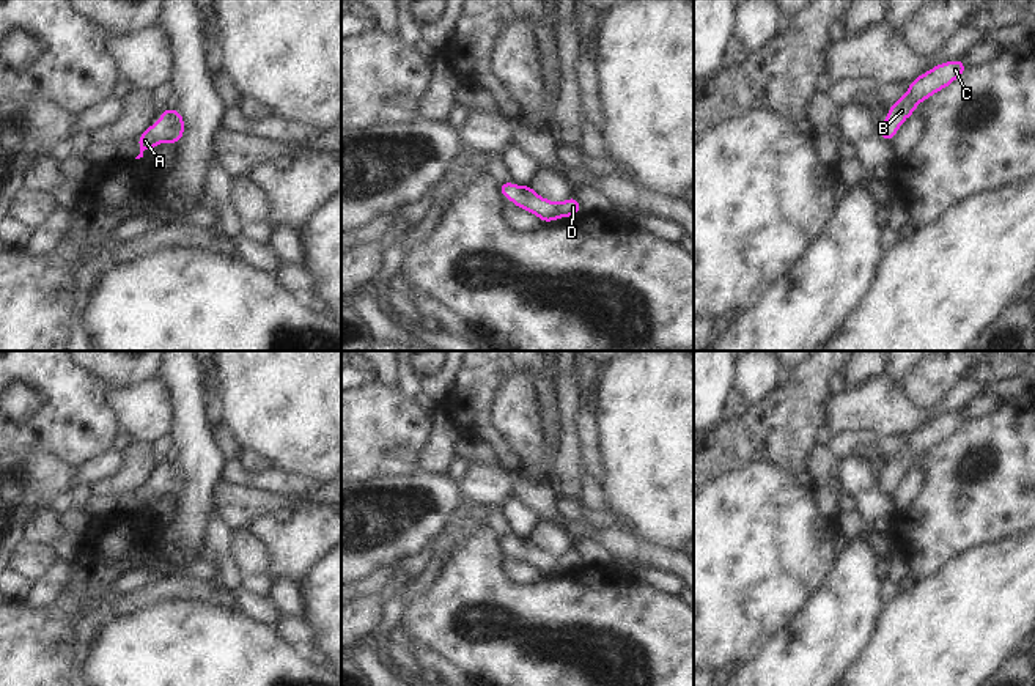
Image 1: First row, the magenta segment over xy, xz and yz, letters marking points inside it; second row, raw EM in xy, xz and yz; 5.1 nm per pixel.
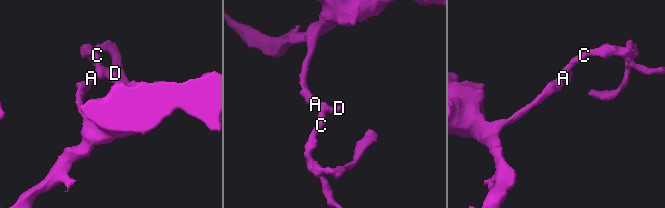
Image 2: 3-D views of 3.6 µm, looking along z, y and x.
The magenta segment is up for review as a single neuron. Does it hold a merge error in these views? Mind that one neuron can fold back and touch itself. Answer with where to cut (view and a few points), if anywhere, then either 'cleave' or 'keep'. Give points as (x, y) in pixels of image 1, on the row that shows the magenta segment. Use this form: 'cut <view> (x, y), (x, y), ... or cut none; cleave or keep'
cut none; keep

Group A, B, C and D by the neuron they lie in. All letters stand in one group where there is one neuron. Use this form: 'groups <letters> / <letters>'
groups A B C D

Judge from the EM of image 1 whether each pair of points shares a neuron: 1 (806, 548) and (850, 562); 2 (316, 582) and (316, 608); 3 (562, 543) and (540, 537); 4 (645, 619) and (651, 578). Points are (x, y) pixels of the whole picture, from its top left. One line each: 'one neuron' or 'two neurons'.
1: two neurons
2: one neuron
3: one neuron
4: two neurons

